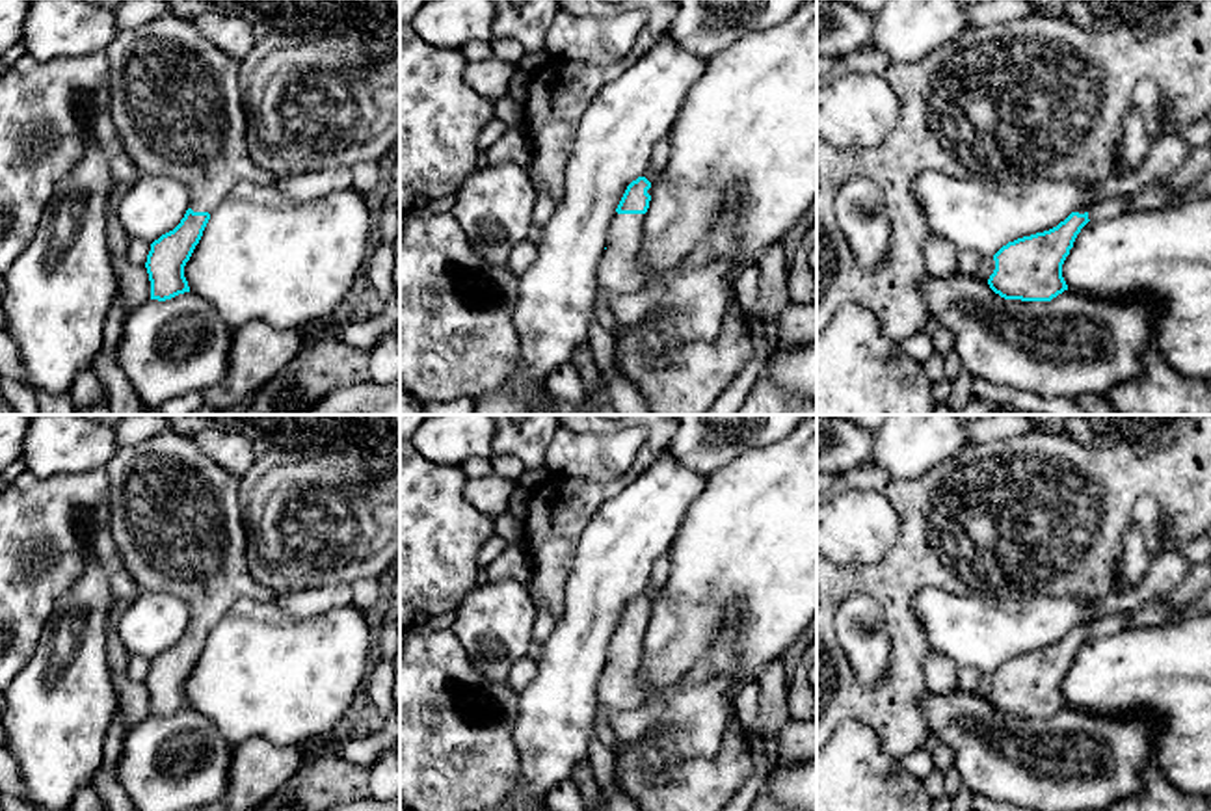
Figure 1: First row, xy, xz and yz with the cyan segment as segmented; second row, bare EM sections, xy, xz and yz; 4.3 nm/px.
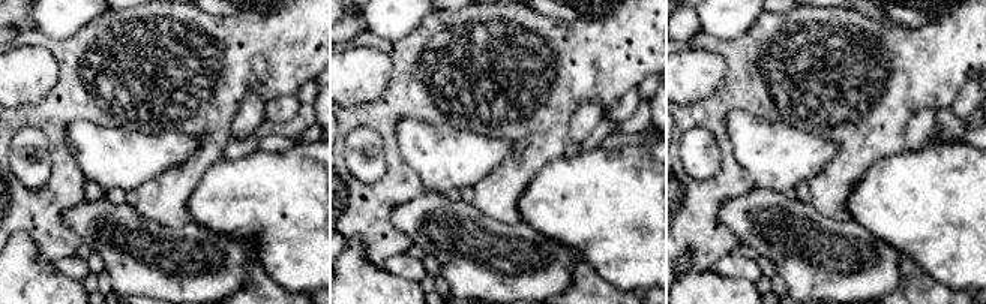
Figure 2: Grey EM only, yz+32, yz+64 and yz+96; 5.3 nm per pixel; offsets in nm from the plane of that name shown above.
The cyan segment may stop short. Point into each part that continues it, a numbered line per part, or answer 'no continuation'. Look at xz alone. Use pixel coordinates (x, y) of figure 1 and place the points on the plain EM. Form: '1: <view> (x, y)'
1: xz (618, 687)

